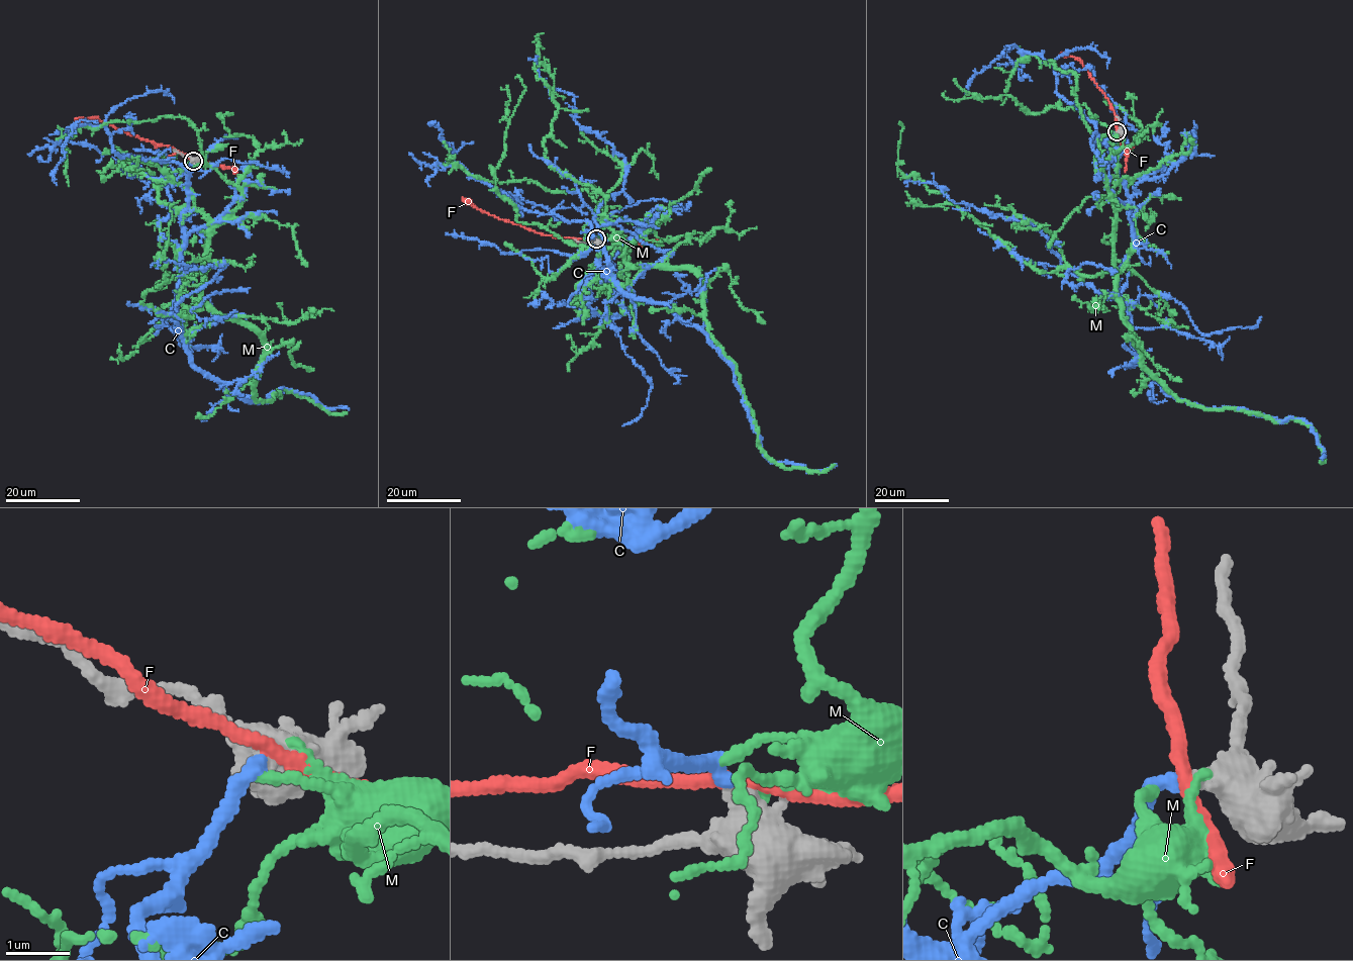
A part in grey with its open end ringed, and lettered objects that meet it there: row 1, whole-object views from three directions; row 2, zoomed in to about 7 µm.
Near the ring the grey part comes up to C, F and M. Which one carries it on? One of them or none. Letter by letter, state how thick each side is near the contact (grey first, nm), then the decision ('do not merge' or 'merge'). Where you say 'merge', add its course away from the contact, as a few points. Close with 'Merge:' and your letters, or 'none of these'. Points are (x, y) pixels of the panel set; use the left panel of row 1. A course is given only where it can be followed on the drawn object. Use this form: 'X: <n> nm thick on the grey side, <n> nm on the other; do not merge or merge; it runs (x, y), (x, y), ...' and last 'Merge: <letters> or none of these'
C: 400 nm thick on the grey side, 240 nm on the other; merge; it runs (193, 160), (186, 169), (176, 303), (189, 361), (251, 402), (279, 395), (280, 387), (348, 408)
F: 400 nm thick on the grey side, 200 nm on the other; do not merge
M: 500 nm thick on the grey side, 140 nm on the other; do not merge
Merge: C

